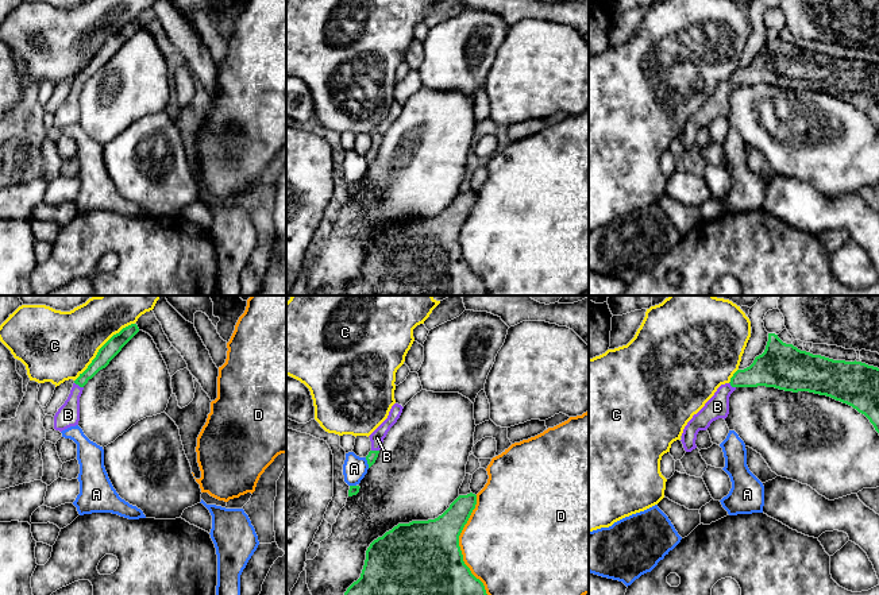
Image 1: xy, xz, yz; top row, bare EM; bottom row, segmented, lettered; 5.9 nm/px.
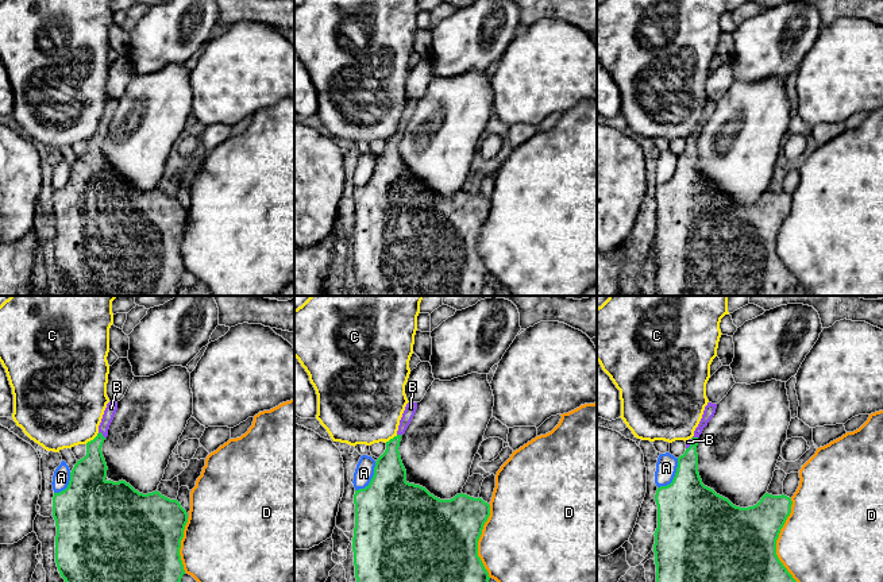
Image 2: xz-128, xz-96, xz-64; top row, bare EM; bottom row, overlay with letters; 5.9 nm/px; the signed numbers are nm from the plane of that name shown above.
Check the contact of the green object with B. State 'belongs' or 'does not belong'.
belongs

